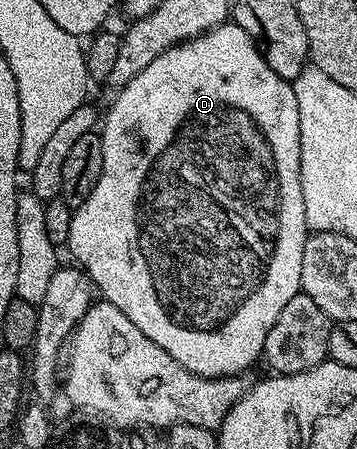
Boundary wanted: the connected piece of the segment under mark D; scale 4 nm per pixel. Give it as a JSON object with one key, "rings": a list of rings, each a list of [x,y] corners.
{"rings":[[[224,23],[218,29],[213,29],[201,37],[194,37],[191,41],[185,41],[174,49],[164,51],[157,59],[153,59],[153,63],[149,63],[149,67],[142,69],[120,93],[114,94],[112,101],[115,102],[112,103],[107,118],[104,121],[102,118],[101,121],[103,139],[101,179],[97,179],[97,187],[93,187],[93,195],[89,195],[89,199],[85,199],[85,203],[81,203],[81,207],[73,210],[66,248],[71,249],[72,255],[79,260],[76,261],[78,268],[87,274],[92,286],[98,292],[99,289],[103,292],[100,293],[102,300],[108,301],[113,307],[117,307],[117,311],[124,313],[133,323],[133,327],[137,327],[137,331],[141,331],[141,335],[153,339],[153,343],[157,343],[157,347],[161,347],[161,351],[169,351],[169,355],[173,355],[173,359],[177,359],[177,363],[181,363],[181,367],[185,367],[202,377],[238,377],[246,374],[246,369],[255,360],[258,362],[262,358],[265,335],[269,335],[269,327],[273,327],[273,323],[277,323],[277,315],[281,315],[285,303],[289,303],[289,299],[293,299],[293,295],[301,292],[301,255],[305,251],[309,230],[305,219],[305,199],[301,195],[301,179],[299,178],[301,175],[301,127],[299,126],[297,99],[292,82],[281,79],[272,71],[269,63],[265,63],[265,59],[259,53],[255,40],[241,26],[234,23]]]}

